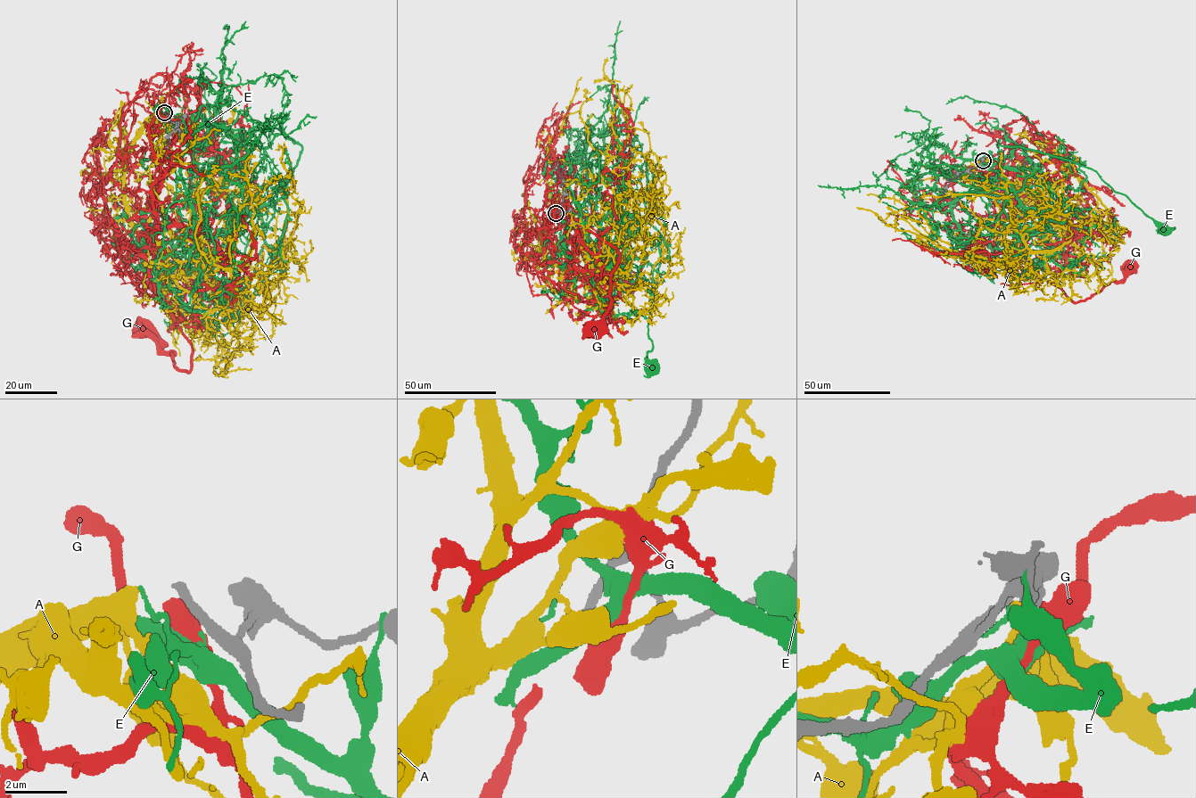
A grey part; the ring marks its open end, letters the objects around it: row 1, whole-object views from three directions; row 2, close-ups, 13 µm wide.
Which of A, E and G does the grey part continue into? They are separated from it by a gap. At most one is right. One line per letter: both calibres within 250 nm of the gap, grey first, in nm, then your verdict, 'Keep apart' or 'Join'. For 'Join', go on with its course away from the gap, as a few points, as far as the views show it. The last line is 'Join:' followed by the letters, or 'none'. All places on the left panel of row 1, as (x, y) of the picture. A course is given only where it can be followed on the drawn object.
A: Thickness 280 nm (grey) against 500 nm. Keep apart
E: Thickness 280 nm (grey) against 130 nm. Keep apart
G: Thickness 280 nm (grey) against 500 nm. Keep apart
Join: none

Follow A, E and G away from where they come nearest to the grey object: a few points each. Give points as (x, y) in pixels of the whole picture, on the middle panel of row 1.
A: (554, 214), (540, 243), (567, 271), (606, 269), (627, 246), (636, 208), (607, 61)
E: (554, 212), (556, 209), (610, 224), (638, 218), (657, 231), (661, 257), (648, 320), (650, 366)
G: (556, 213), (564, 209), (565, 226), (568, 202), (571, 217), (619, 255), (609, 308), (591, 330)

